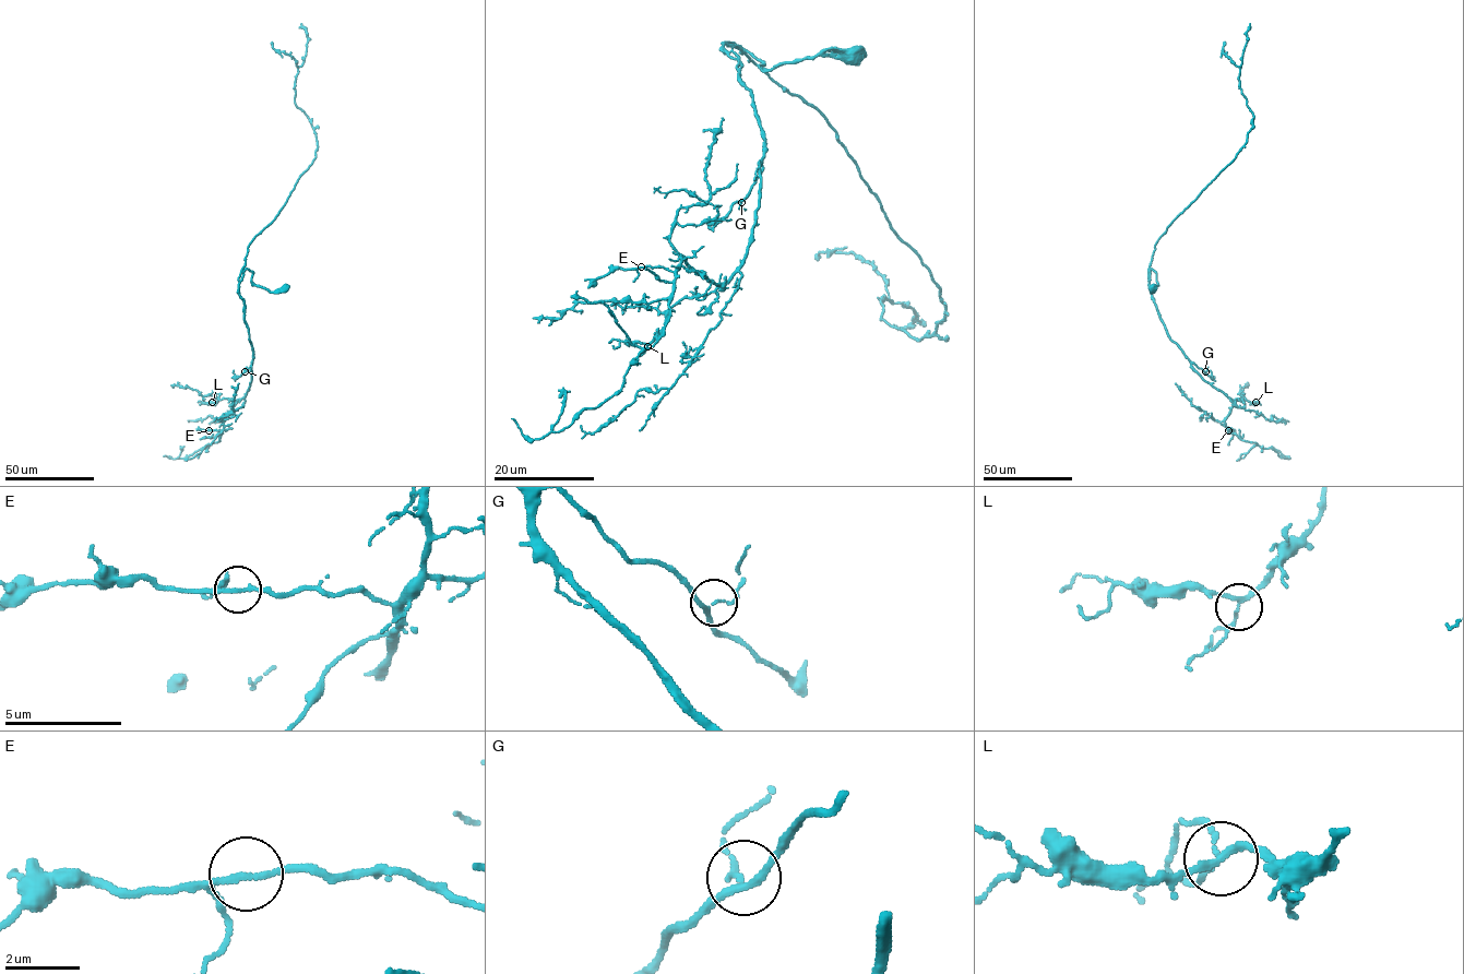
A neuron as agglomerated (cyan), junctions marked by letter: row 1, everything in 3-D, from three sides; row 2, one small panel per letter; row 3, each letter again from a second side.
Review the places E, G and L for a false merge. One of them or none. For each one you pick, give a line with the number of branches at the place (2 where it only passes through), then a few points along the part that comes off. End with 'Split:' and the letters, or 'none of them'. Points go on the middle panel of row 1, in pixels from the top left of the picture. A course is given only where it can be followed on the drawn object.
Split: none of them

